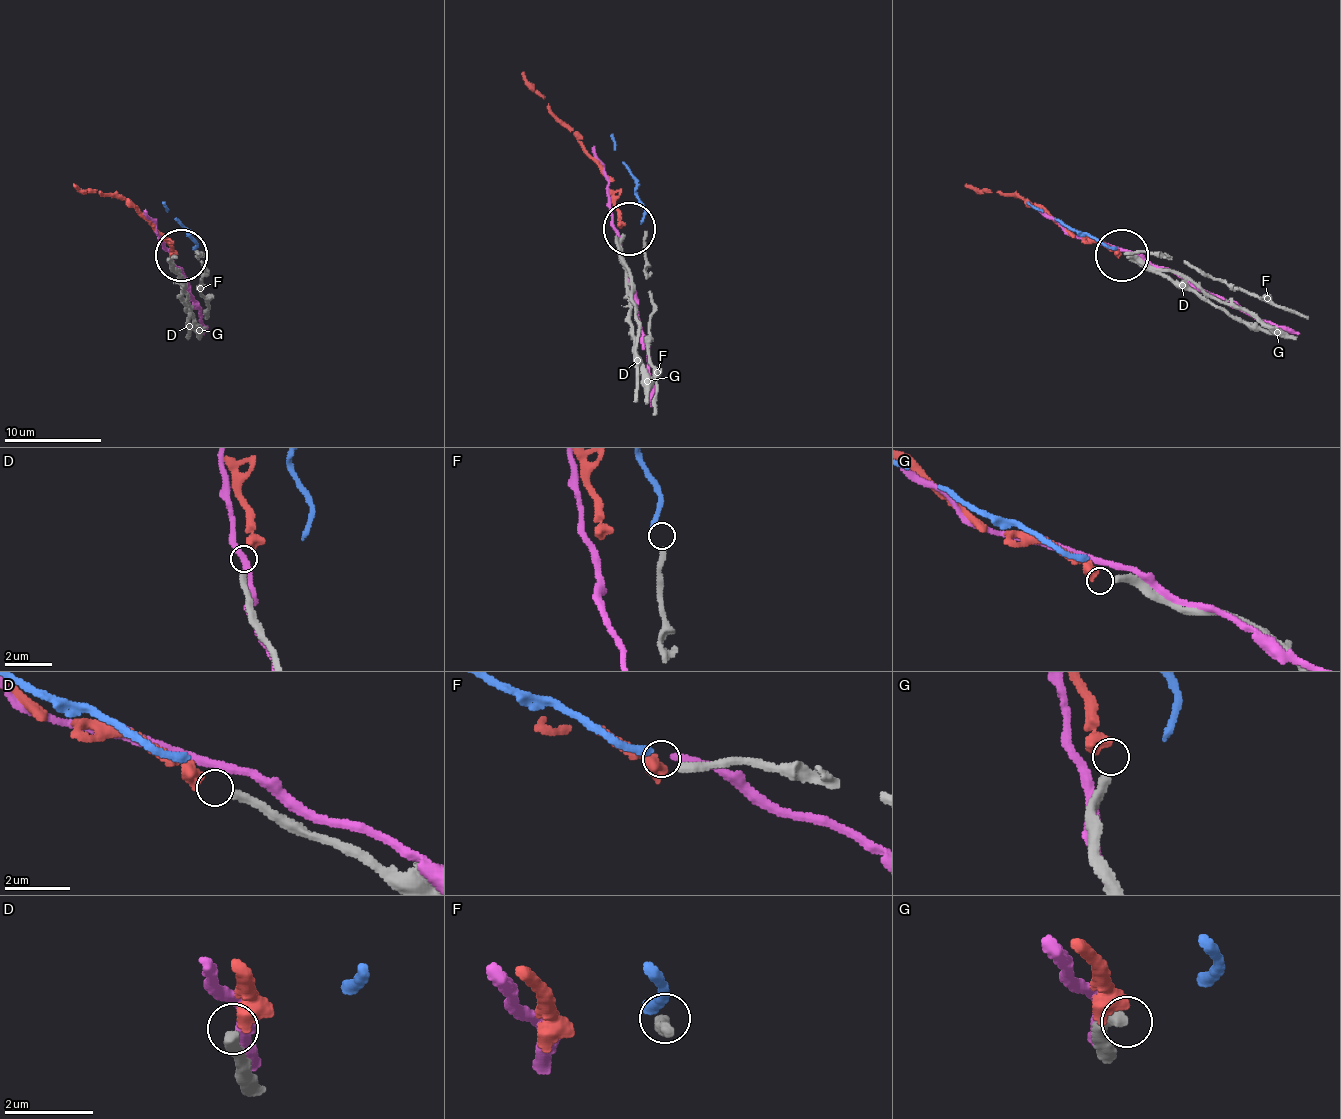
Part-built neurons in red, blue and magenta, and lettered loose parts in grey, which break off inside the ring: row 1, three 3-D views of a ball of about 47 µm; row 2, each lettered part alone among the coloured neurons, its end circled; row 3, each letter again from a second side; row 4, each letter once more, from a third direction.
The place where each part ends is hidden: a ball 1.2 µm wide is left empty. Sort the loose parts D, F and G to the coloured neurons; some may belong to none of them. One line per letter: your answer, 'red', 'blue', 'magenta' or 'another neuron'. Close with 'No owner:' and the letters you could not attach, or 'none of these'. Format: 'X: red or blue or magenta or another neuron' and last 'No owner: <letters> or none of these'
D: another neuron
F: blue
G: red
No owner: D

